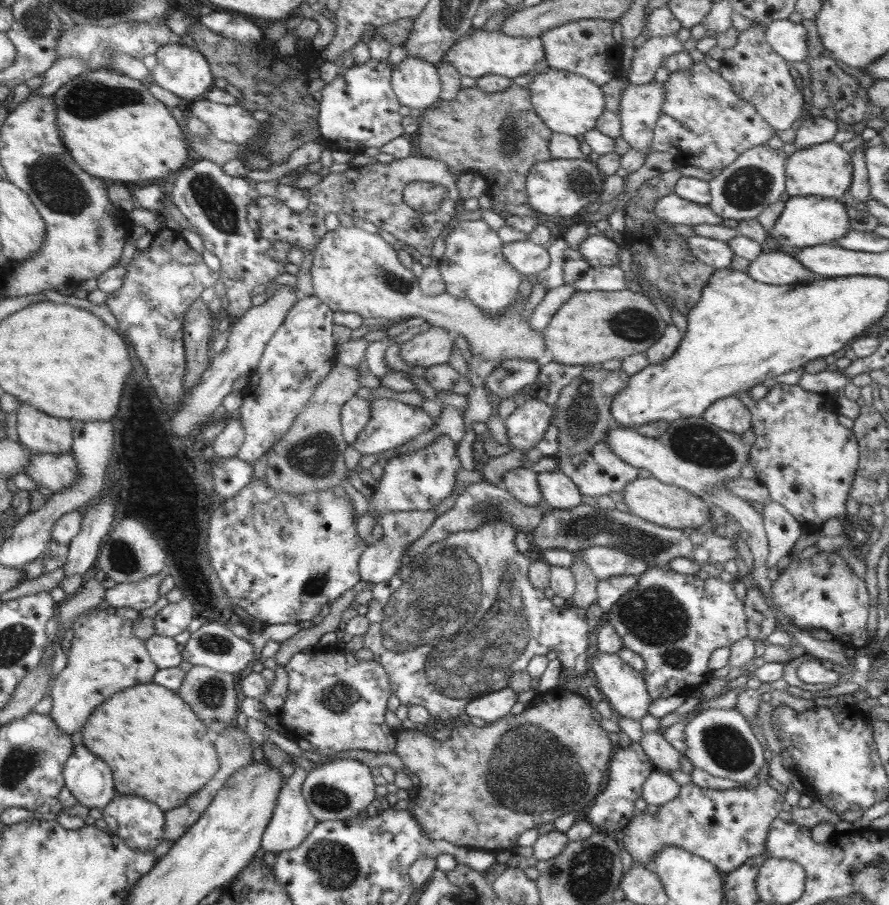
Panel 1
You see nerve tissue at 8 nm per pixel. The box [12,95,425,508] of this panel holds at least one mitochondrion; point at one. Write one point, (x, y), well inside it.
(54, 183)

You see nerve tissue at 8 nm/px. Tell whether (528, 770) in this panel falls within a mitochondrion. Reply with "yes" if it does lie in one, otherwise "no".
yes

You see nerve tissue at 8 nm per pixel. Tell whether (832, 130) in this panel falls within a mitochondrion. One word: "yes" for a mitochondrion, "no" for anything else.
no

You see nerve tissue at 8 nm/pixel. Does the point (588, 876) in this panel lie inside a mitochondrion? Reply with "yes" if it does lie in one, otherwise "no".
yes

